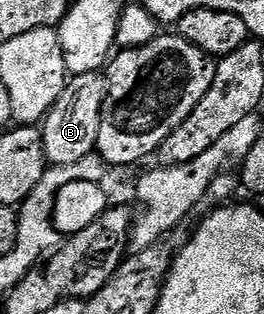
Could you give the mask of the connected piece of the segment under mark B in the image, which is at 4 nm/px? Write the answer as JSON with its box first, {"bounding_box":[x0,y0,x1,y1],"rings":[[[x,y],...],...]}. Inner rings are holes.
{"bounding_box":[42,72,109,166],"rings":[[[100,72],[74,76],[62,92],[42,125],[42,138],[47,161],[51,165],[66,166],[83,160],[95,151],[98,143],[102,107],[105,104],[109,79]]]}

